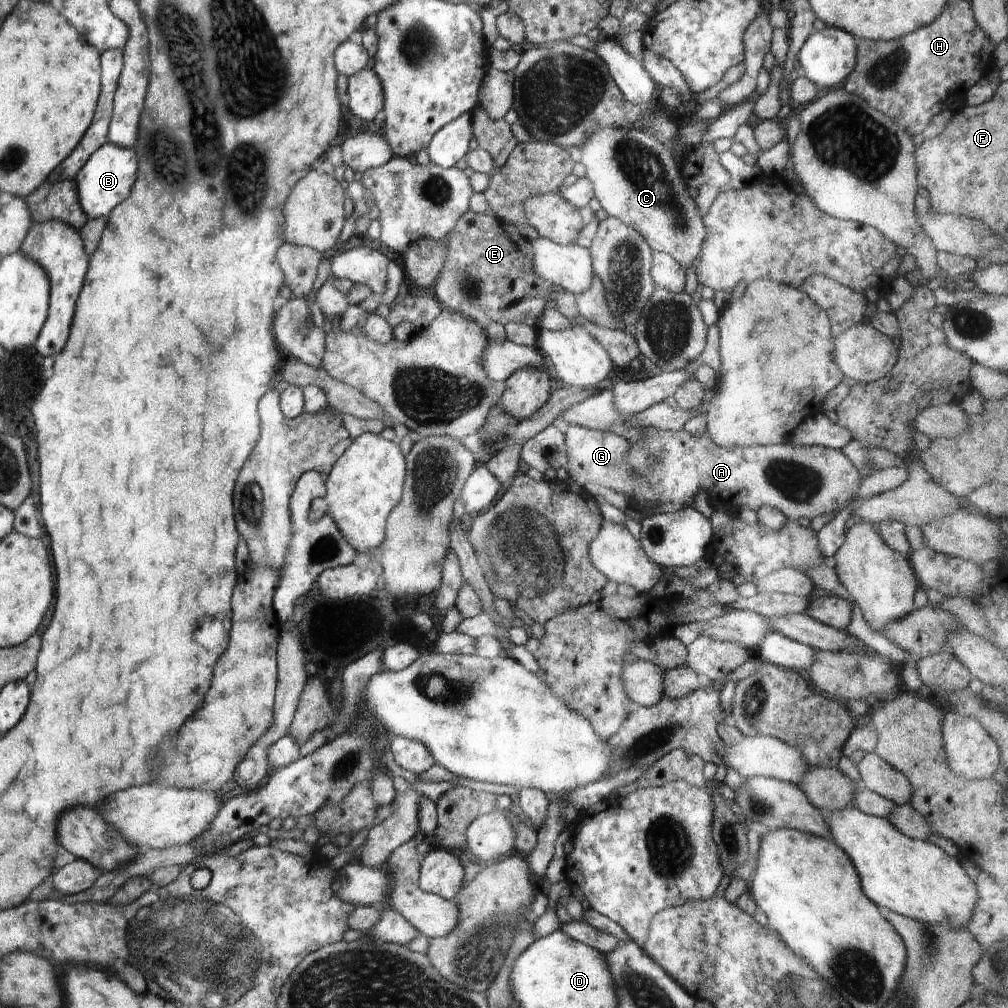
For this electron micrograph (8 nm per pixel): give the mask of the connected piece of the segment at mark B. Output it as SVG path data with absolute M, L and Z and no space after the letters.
M110 142L104 143L88 158L74 180L78 184L81 207L89 219L108 218L111 210L128 198L136 178L136 170L138 170L136 152L133 149L120 148Z

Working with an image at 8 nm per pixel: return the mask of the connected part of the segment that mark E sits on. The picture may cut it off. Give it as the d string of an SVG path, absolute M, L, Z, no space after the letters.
M468 210L456 222L445 241L448 244L446 262L434 280L436 300L443 308L474 320L485 331L492 322L502 325L512 322L537 328L545 304L555 288L550 282L544 282L534 268L530 268L530 241L518 234L514 225Z

